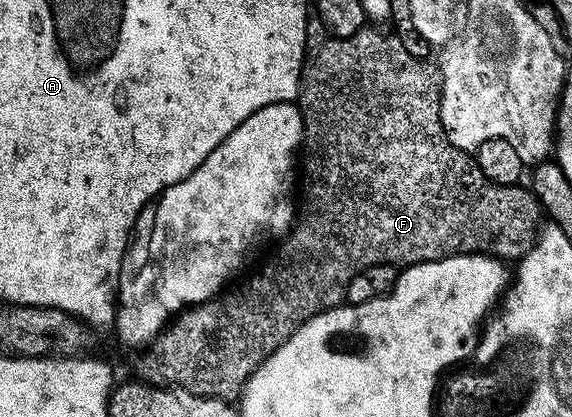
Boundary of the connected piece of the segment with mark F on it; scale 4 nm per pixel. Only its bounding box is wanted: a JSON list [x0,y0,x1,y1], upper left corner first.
[133,25,543,401]

